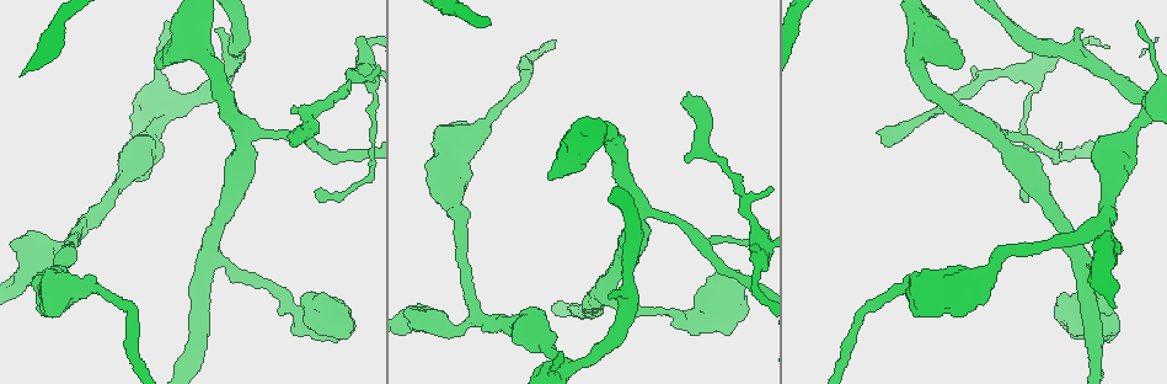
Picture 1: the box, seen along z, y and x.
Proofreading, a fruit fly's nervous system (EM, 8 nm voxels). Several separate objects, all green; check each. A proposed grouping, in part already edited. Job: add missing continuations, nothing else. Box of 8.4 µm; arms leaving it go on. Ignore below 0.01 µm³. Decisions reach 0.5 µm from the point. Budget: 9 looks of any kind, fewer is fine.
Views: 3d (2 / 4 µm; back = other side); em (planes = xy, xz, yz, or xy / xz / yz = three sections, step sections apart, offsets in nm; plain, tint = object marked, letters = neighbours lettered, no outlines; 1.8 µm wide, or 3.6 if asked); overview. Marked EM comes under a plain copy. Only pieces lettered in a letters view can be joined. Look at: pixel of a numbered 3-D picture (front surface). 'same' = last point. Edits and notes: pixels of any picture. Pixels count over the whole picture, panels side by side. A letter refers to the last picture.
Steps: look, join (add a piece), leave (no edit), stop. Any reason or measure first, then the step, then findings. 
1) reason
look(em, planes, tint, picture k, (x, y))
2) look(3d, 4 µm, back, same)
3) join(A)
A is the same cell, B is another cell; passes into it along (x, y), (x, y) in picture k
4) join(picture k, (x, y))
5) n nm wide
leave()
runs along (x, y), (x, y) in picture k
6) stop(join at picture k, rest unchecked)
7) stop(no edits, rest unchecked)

look(3d, 2 µm, picture 1, (355, 39))

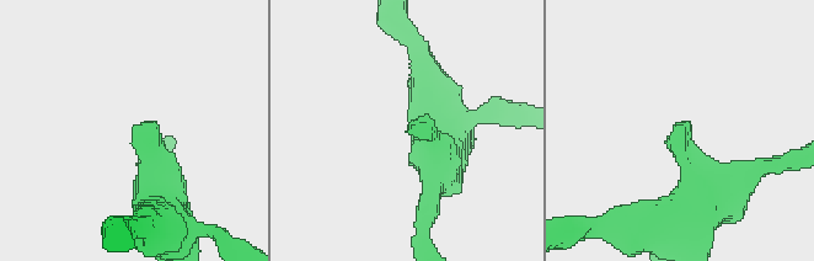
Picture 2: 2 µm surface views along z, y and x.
look(em, planes, letters, picture 2, (412, 130))

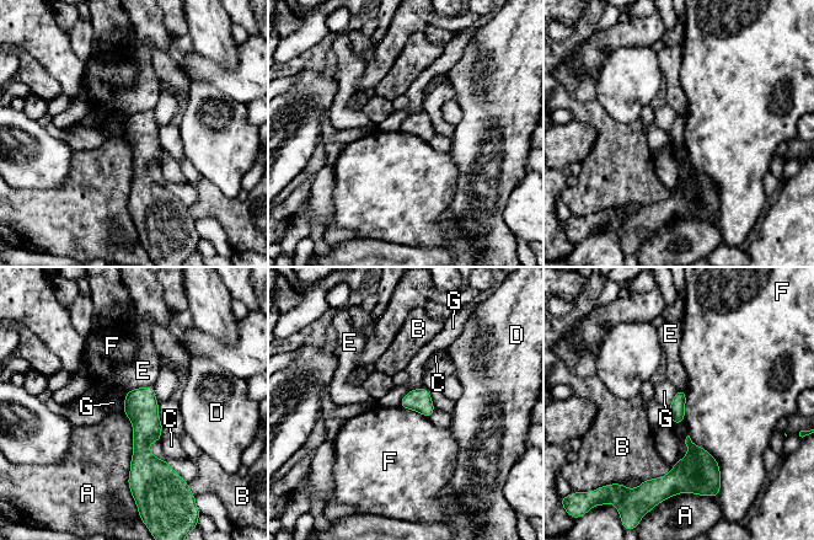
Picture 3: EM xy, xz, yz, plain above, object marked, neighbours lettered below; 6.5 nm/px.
leave()
A, B, C, D, E, F and G are other cells; runs along (149, 389), (137, 479) in picture 3; no lettered piece goes on from it

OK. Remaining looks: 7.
long arm stops here
look(3d, 2 µm, picture 1, (1022, 193))

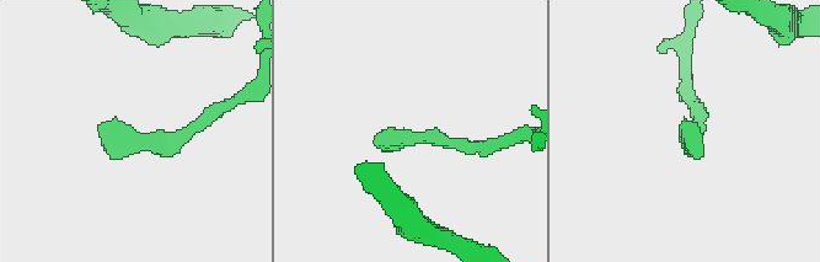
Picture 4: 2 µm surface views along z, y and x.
look(em, planes, letters, picture 4, (695, 127))

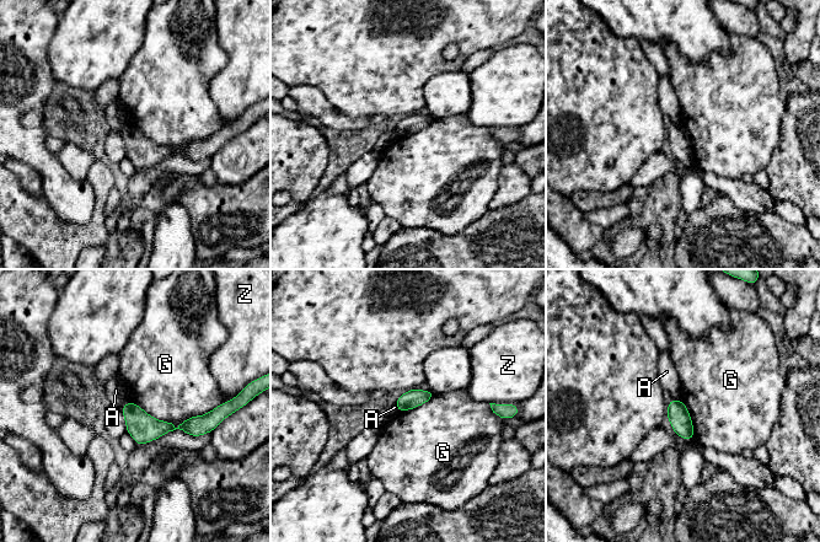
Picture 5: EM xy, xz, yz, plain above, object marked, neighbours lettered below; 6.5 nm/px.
leave()
A, G and Z are other cells; no lettered piece goes on from it

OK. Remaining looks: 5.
sudden change in width
look(em, 3.6 µm, planes, tint, picture 1, (721, 295))

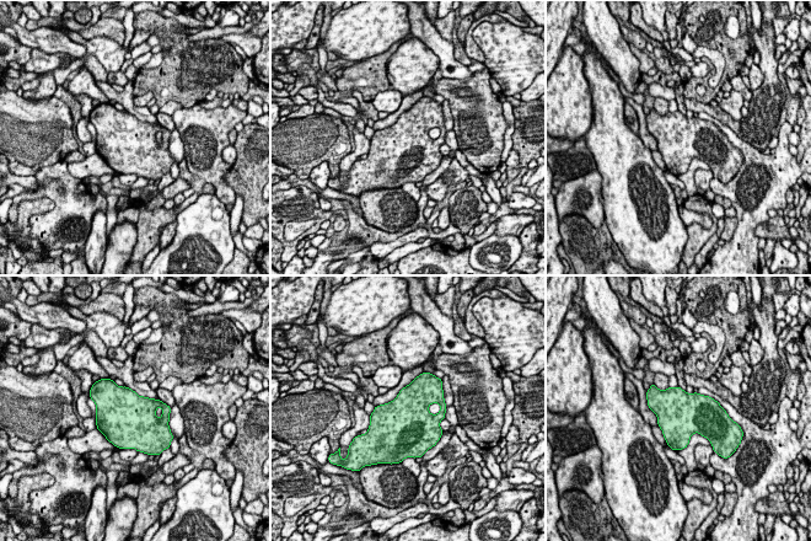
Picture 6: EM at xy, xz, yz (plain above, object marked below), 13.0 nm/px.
look(em, 3.6 µm, planes, letters, same)

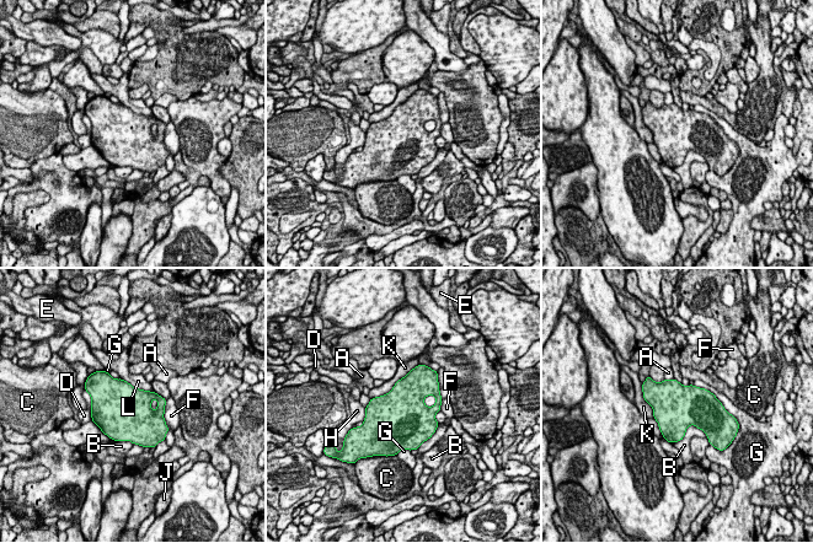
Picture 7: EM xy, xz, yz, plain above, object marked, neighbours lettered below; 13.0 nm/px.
leave()
A, B, C, D, E, F, G, H, J, K and L are other cells; border along (121, 377), (134, 387), (153, 392) in picture 7; none of them fits

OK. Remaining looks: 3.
free end
look(em, yz, step 16, tint, picture 1, (294, 132))

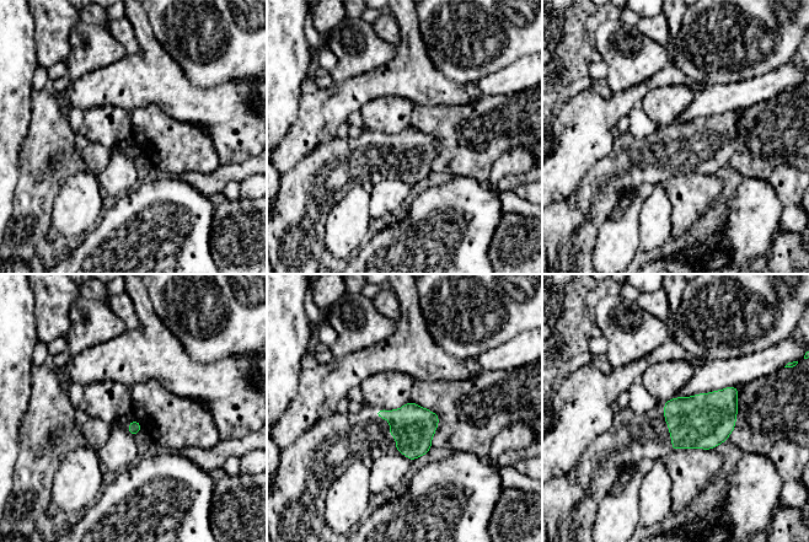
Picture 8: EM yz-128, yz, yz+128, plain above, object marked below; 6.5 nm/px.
cut it another way
look(em, planes, letters, same)

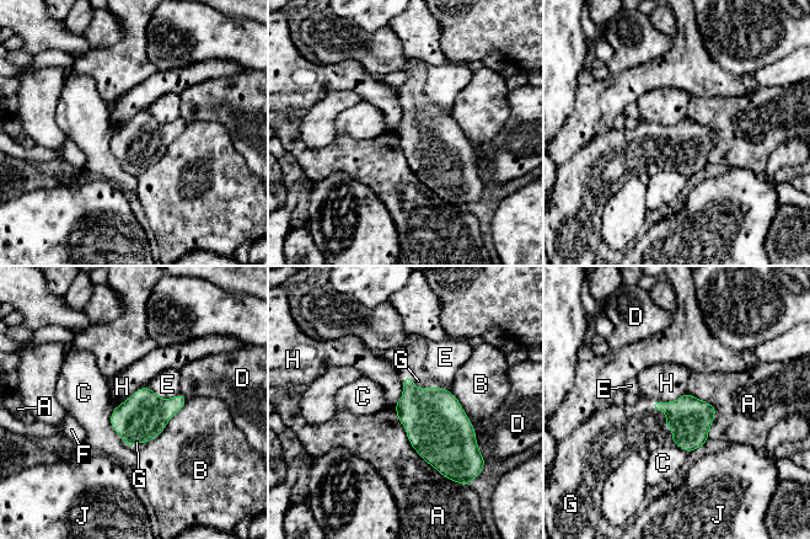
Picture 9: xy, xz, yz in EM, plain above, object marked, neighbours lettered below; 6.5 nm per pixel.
A touches over 600 nm
join(G)
G is the same cell, A, B, C, D, E, F, H and J are other cells; passes into it along (690, 419), (665, 421), (628, 428) in picture 9; it goes on there

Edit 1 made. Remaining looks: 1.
stop(join at picture 9, rest unchecked)

